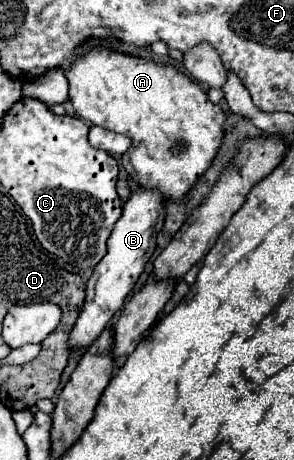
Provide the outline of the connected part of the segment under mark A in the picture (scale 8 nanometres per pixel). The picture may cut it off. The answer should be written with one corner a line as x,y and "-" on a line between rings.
96,46
82,54
68,70
64,70
64,74
68,78
70,102
82,120
130,136
132,148
122,154
122,166
136,184
156,188
164,194
164,198
180,200
194,186
198,176
204,174
212,164
216,150
222,144
226,114
218,104
208,100
204,88
196,80
182,74
172,64

